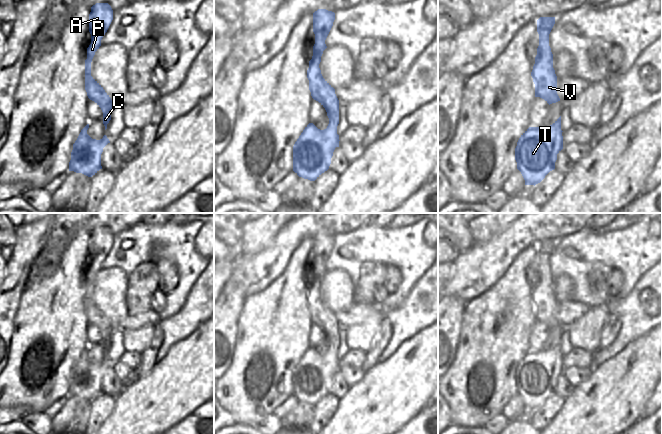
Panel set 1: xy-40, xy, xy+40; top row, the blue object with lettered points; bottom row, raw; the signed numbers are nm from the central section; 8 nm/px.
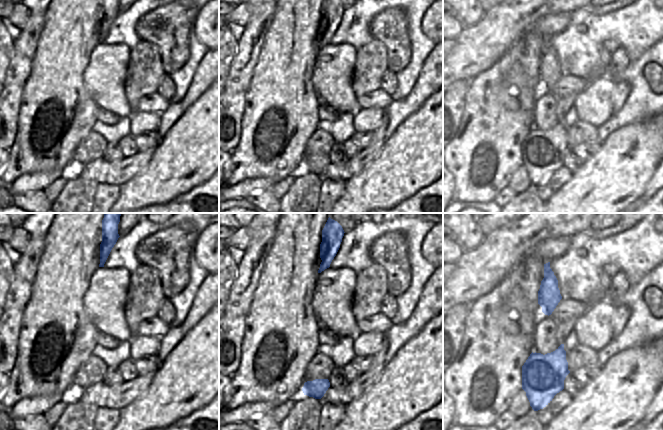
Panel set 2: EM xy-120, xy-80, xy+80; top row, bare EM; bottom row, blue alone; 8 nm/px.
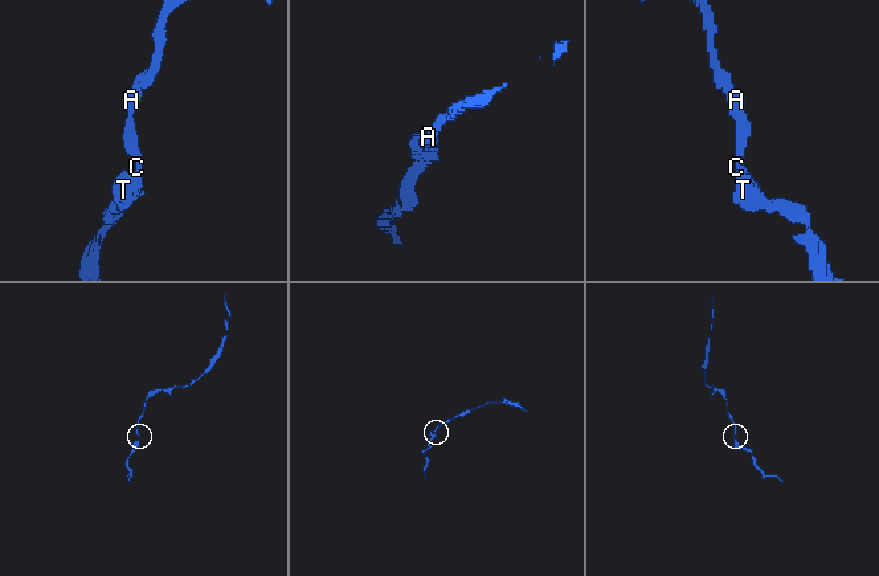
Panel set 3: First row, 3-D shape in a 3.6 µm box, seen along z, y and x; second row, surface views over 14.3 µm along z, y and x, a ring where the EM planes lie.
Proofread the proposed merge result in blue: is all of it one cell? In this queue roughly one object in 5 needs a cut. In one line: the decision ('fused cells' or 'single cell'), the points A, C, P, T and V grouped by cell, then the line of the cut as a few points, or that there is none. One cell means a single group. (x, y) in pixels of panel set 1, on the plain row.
single cell | A C P T V | no cut

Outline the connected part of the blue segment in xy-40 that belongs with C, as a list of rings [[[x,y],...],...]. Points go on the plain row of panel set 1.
[[[96,227],[91,231],[89,238],[89,256],[91,268],[87,272],[85,284],[85,314],[90,324],[94,325],[103,336],[105,354],[111,344],[113,326],[103,311],[91,300],[91,286],[95,276],[101,270],[101,264],[113,244],[113,234],[108,227]]]

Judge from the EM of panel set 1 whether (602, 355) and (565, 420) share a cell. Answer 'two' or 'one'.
two

